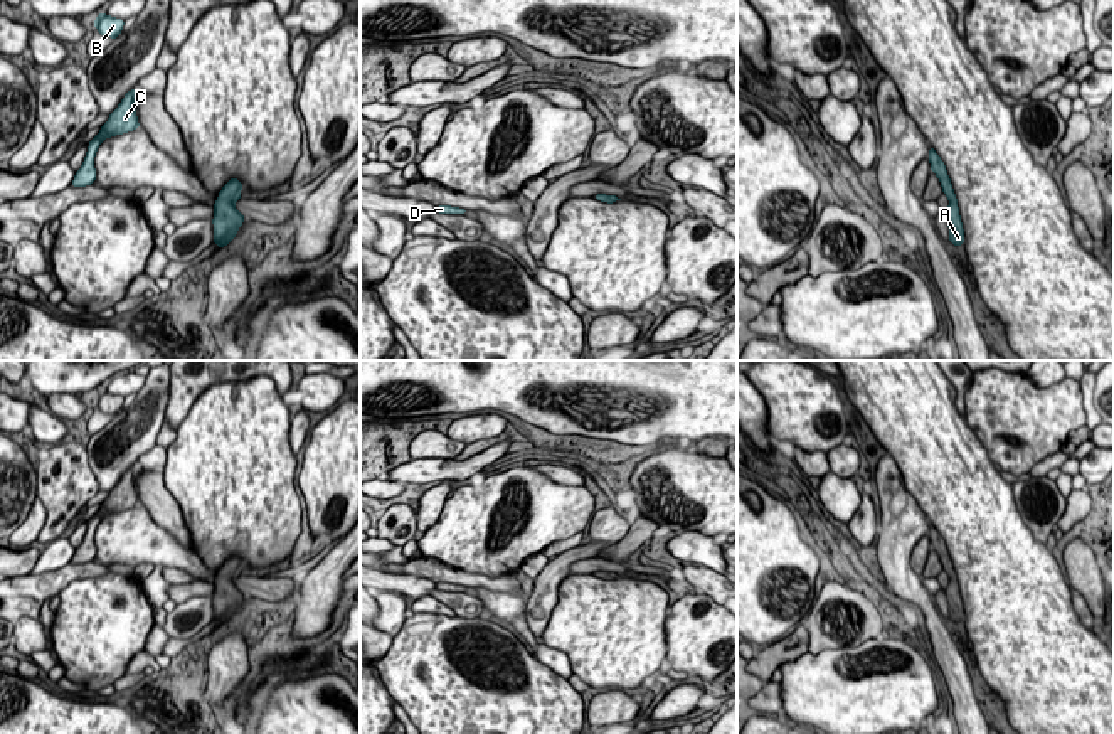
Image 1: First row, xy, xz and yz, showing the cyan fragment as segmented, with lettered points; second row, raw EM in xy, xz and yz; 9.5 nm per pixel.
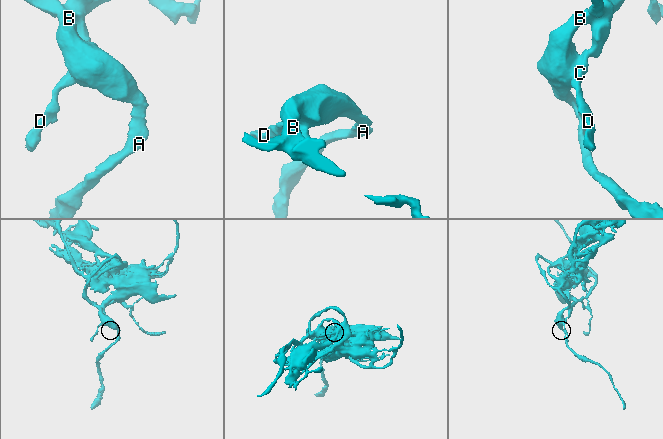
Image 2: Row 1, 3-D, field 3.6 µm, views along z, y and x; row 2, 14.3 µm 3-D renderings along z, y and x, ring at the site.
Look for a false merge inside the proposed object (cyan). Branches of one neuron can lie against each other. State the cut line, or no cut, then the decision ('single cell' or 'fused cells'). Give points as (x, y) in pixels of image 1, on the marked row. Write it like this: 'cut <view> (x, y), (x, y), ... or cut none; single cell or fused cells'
cut none; single cell

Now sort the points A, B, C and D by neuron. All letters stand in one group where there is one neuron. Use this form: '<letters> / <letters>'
A B C D

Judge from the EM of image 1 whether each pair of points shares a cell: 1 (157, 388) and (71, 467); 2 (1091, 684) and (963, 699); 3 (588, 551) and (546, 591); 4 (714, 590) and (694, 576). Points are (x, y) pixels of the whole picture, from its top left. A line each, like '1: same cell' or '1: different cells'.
1: different cells
2: different cells
3: same cell
4: same cell

